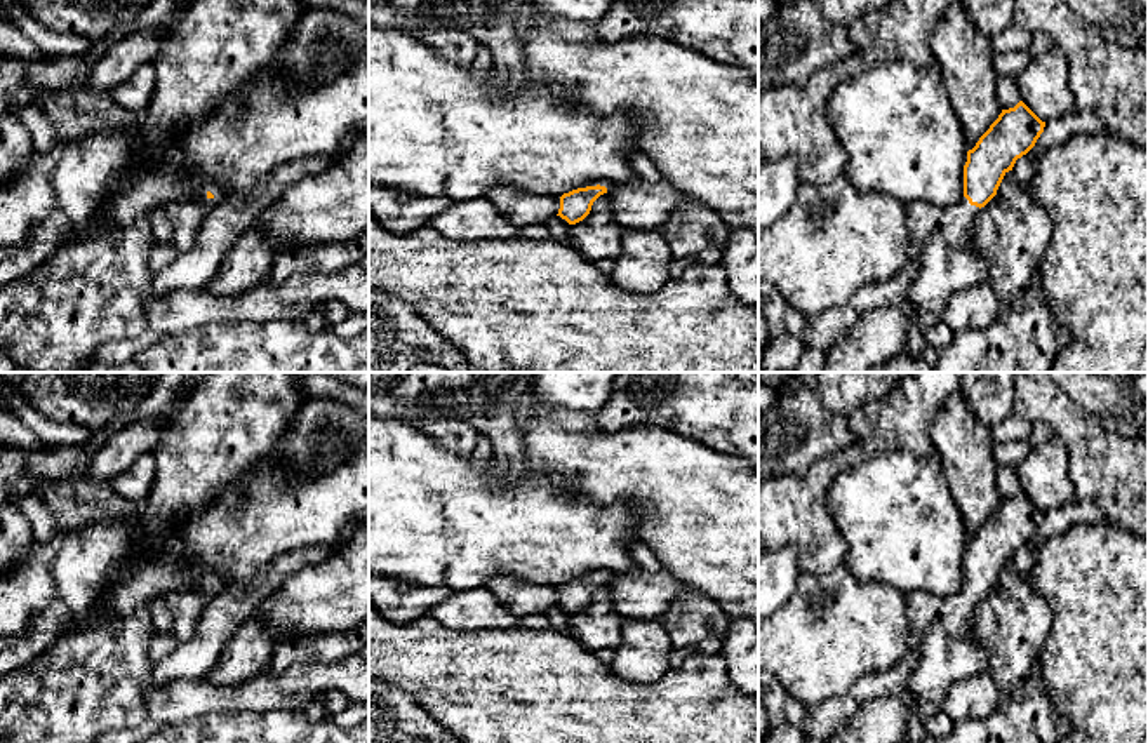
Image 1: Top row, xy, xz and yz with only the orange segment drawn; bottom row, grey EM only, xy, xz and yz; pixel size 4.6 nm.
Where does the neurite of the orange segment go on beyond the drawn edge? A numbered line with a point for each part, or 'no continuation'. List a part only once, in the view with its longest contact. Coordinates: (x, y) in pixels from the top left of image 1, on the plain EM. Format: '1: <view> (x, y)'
1: yz (955, 615)

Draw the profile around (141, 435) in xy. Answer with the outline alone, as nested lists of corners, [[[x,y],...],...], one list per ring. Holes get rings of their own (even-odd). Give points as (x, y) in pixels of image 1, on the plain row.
[[[132,418],[122,435],[108,440],[83,472],[90,485],[108,485],[123,473],[141,454],[153,452],[170,419]]]

